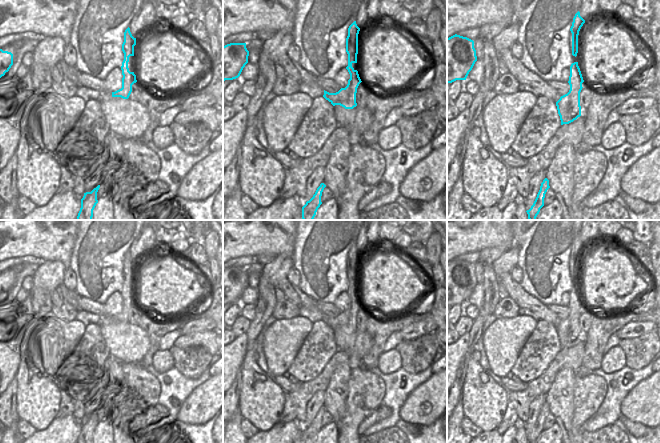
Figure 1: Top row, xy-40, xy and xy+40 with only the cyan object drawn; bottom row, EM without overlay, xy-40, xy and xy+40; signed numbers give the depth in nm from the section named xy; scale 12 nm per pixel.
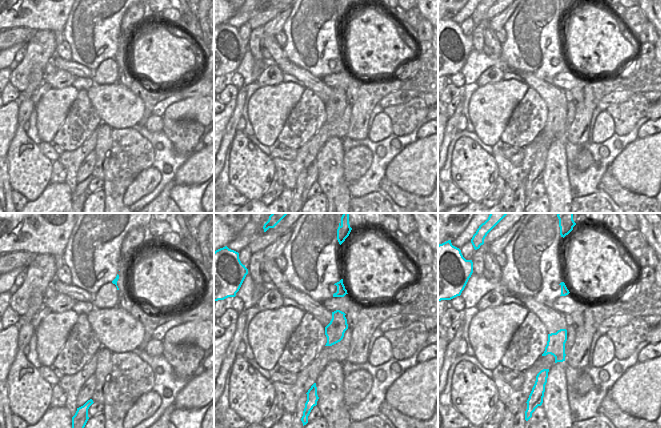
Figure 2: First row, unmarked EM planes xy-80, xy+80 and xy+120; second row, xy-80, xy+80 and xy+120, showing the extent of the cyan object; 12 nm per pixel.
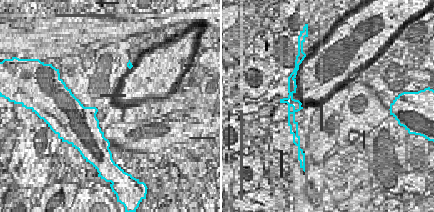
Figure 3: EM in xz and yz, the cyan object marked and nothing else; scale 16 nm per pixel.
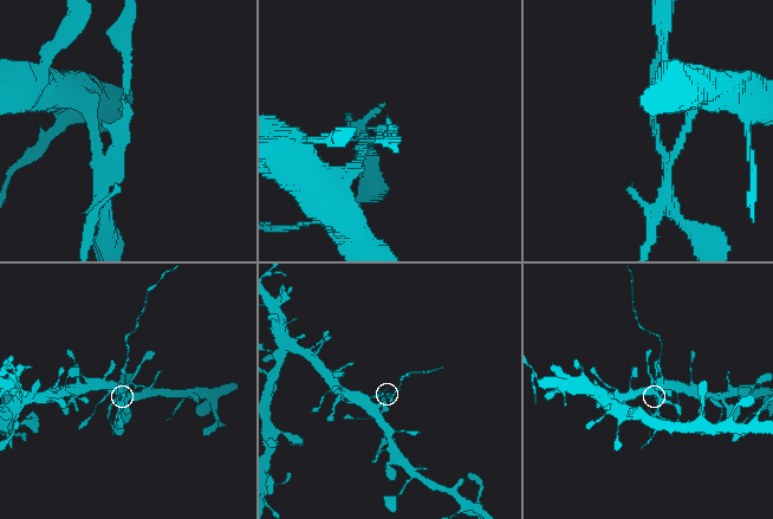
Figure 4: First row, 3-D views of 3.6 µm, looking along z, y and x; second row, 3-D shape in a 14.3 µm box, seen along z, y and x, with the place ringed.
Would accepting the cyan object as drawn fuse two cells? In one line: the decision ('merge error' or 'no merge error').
merge error

